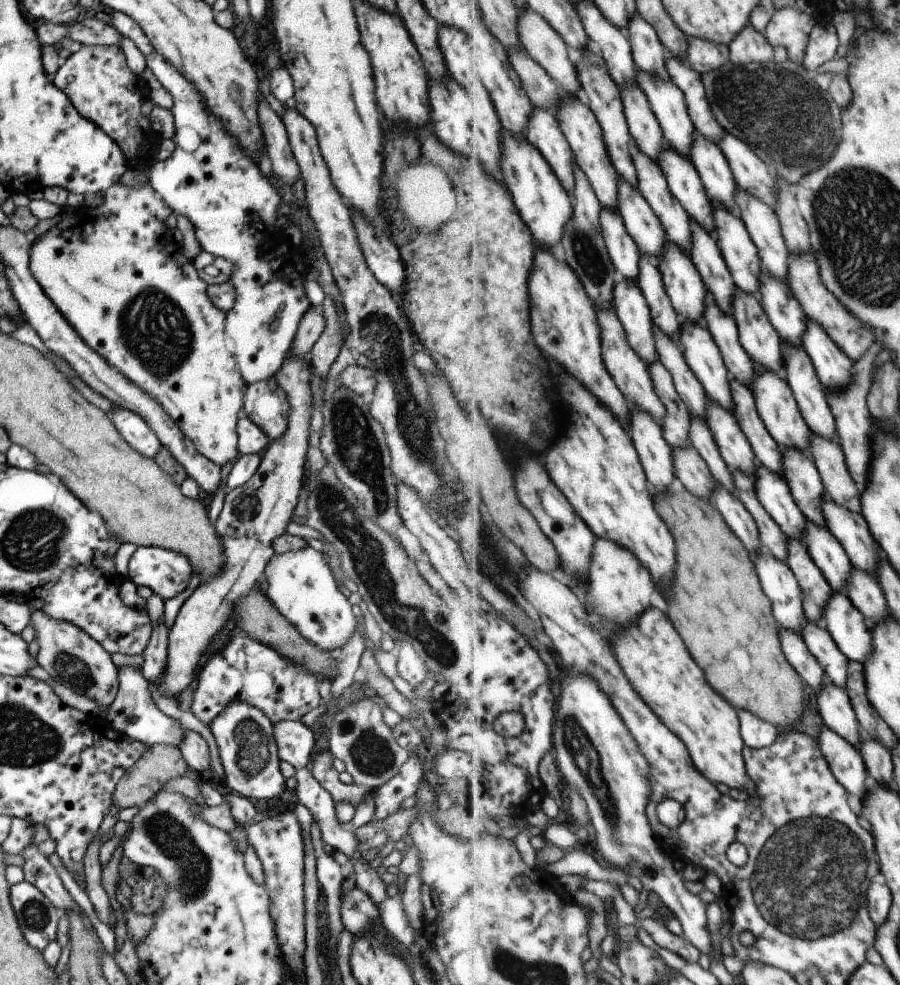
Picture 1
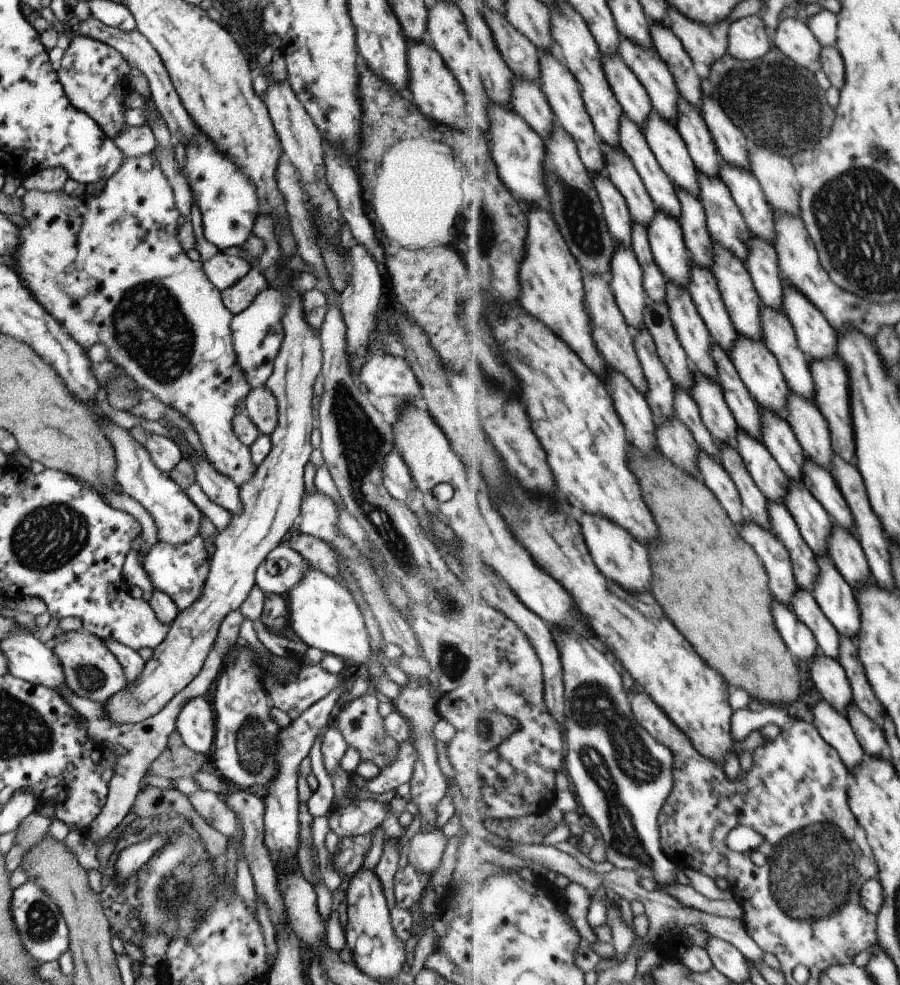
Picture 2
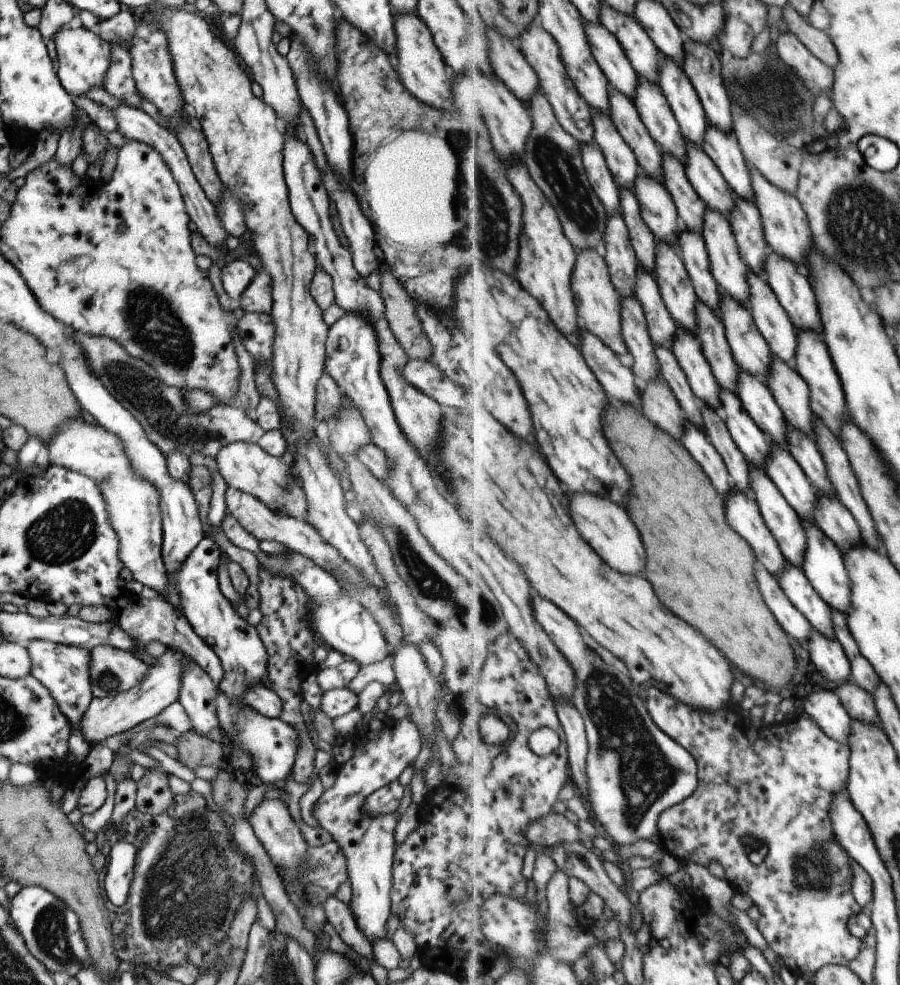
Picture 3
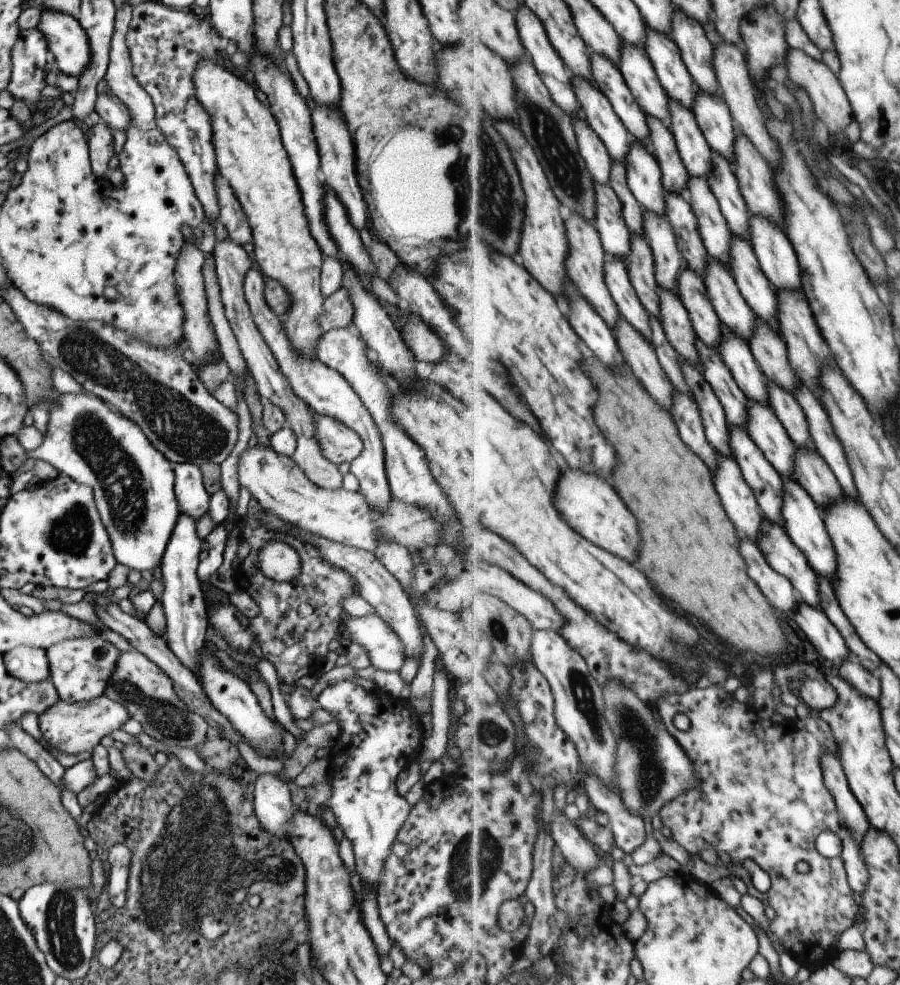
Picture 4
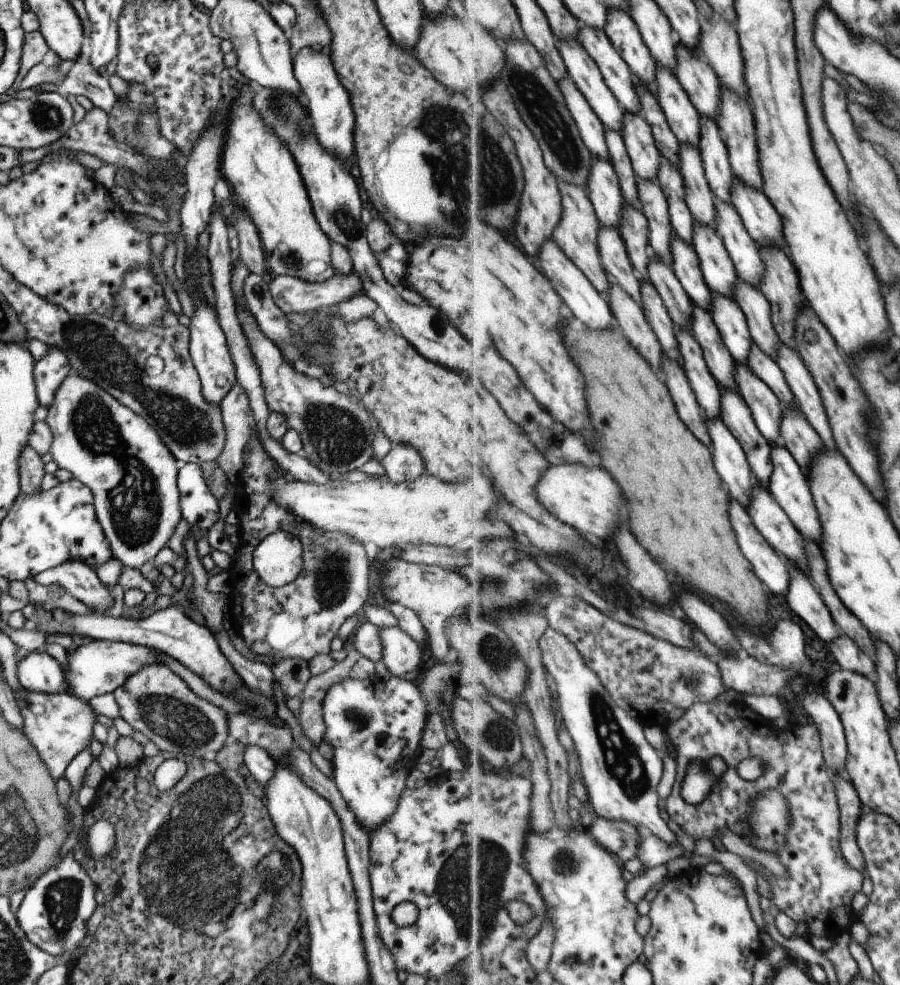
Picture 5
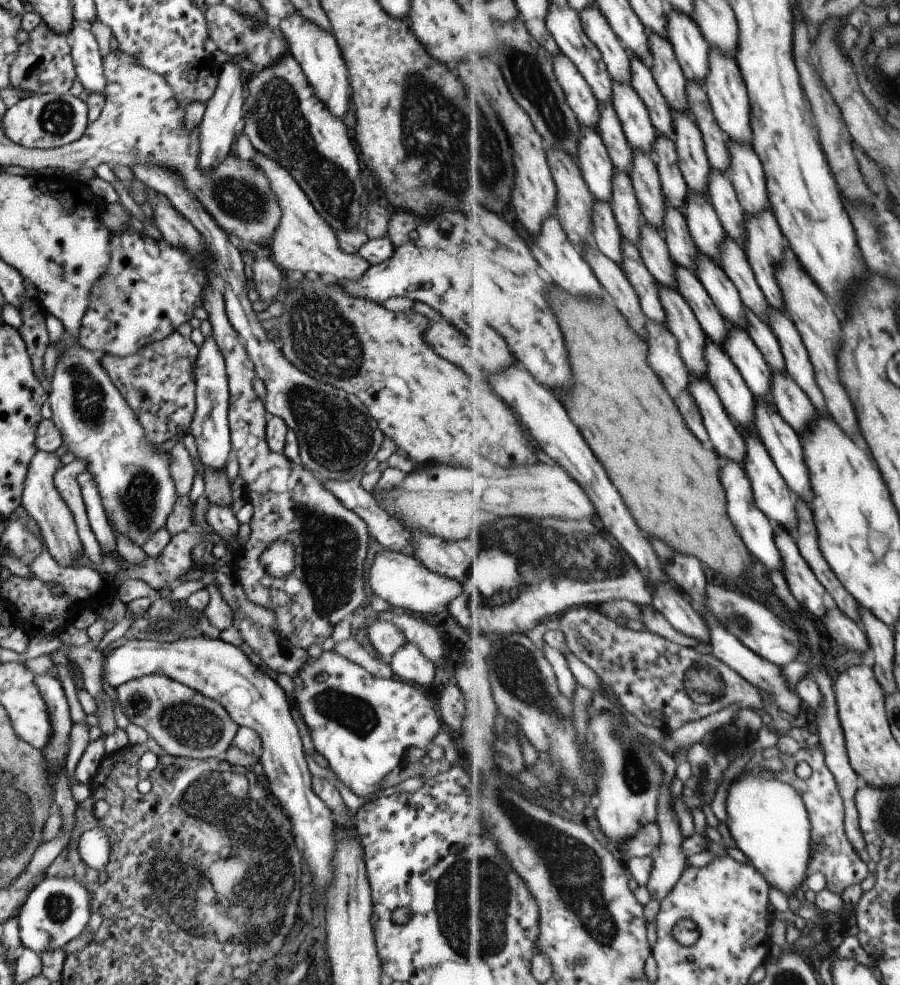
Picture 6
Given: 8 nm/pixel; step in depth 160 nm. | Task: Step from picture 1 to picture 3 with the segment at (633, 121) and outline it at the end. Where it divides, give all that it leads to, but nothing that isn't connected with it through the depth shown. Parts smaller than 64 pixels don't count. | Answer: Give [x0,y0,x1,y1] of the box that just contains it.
[584,21,641,100]

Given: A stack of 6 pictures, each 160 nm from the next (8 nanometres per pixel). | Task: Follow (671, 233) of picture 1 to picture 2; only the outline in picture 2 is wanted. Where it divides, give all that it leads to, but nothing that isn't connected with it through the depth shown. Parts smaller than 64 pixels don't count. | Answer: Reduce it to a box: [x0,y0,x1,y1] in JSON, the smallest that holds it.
[620,115,682,222]

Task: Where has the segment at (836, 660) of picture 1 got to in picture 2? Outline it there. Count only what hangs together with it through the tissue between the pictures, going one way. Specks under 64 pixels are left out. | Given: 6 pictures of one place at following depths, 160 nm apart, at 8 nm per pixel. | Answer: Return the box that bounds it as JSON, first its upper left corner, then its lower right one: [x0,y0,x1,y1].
[791,589,842,659]

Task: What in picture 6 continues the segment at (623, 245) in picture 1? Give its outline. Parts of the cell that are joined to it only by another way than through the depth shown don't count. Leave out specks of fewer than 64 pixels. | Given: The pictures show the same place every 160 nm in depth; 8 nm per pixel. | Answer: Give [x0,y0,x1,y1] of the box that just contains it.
[553,53,601,130]

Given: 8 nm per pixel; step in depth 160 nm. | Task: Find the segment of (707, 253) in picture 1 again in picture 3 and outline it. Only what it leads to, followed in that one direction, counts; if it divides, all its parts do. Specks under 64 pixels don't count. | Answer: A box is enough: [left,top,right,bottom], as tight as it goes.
[661,153,707,234]

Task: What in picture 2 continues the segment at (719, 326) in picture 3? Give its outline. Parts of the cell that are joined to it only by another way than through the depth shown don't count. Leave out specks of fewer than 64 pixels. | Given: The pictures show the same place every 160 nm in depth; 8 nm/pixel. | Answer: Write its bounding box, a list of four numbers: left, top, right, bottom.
[711,344,762,441]

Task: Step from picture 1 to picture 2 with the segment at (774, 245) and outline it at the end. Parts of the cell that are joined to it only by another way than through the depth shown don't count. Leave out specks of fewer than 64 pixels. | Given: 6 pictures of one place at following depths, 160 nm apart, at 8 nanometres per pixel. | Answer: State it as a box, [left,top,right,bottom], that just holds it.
[720,162,776,244]

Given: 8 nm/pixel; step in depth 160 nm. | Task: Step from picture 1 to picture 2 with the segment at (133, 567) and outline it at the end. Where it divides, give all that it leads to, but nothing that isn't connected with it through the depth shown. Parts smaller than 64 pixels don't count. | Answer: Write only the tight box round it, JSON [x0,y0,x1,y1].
[141,535,210,613]

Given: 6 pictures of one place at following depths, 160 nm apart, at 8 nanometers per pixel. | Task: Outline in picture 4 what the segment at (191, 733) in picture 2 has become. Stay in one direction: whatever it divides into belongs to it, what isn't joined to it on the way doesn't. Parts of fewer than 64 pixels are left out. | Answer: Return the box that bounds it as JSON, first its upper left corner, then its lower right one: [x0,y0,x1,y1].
[159,513,208,676]

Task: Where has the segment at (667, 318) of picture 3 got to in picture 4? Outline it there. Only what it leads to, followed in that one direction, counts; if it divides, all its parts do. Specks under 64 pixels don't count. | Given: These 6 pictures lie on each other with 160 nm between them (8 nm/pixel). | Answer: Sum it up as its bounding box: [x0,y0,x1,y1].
[628,232,661,319]

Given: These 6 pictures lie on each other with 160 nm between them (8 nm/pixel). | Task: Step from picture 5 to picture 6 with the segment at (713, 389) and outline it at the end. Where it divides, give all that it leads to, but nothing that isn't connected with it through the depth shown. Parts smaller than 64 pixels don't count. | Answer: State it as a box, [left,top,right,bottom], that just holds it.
[659,284,708,377]

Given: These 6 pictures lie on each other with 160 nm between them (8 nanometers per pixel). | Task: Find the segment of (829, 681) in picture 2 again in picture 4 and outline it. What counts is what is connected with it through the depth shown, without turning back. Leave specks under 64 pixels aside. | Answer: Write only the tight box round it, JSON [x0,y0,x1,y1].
[792,602,853,669]

